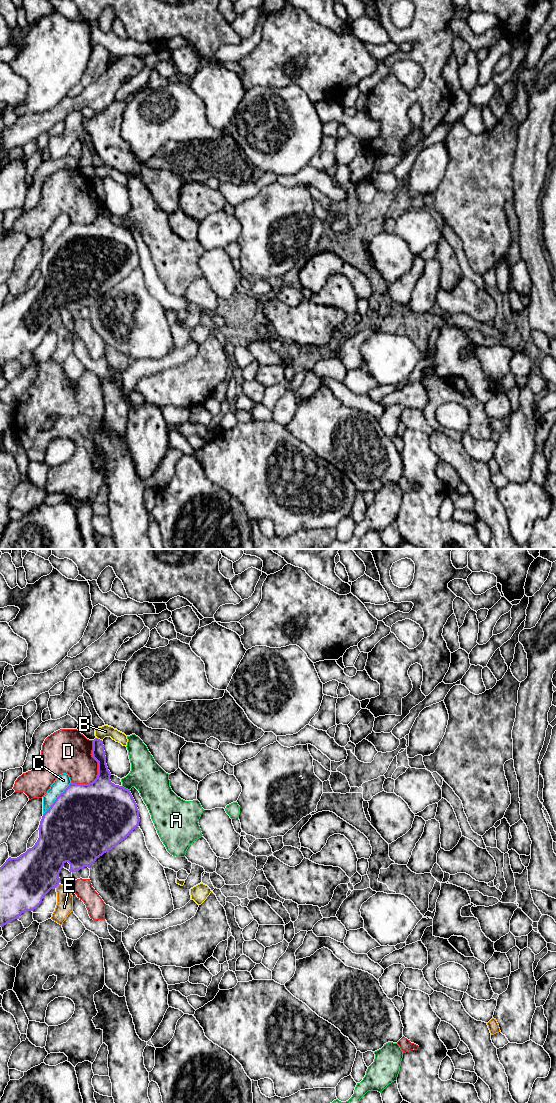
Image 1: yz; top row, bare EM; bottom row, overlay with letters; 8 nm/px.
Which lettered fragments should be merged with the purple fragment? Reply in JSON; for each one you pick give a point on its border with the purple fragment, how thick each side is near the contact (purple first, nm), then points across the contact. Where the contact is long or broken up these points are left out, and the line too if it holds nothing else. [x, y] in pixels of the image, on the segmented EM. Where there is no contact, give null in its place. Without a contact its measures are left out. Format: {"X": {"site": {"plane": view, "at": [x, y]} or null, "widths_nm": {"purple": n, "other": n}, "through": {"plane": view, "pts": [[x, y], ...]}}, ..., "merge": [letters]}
{"merge": []}

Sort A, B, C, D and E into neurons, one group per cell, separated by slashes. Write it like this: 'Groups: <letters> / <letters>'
Groups: A / B / C / D / E

